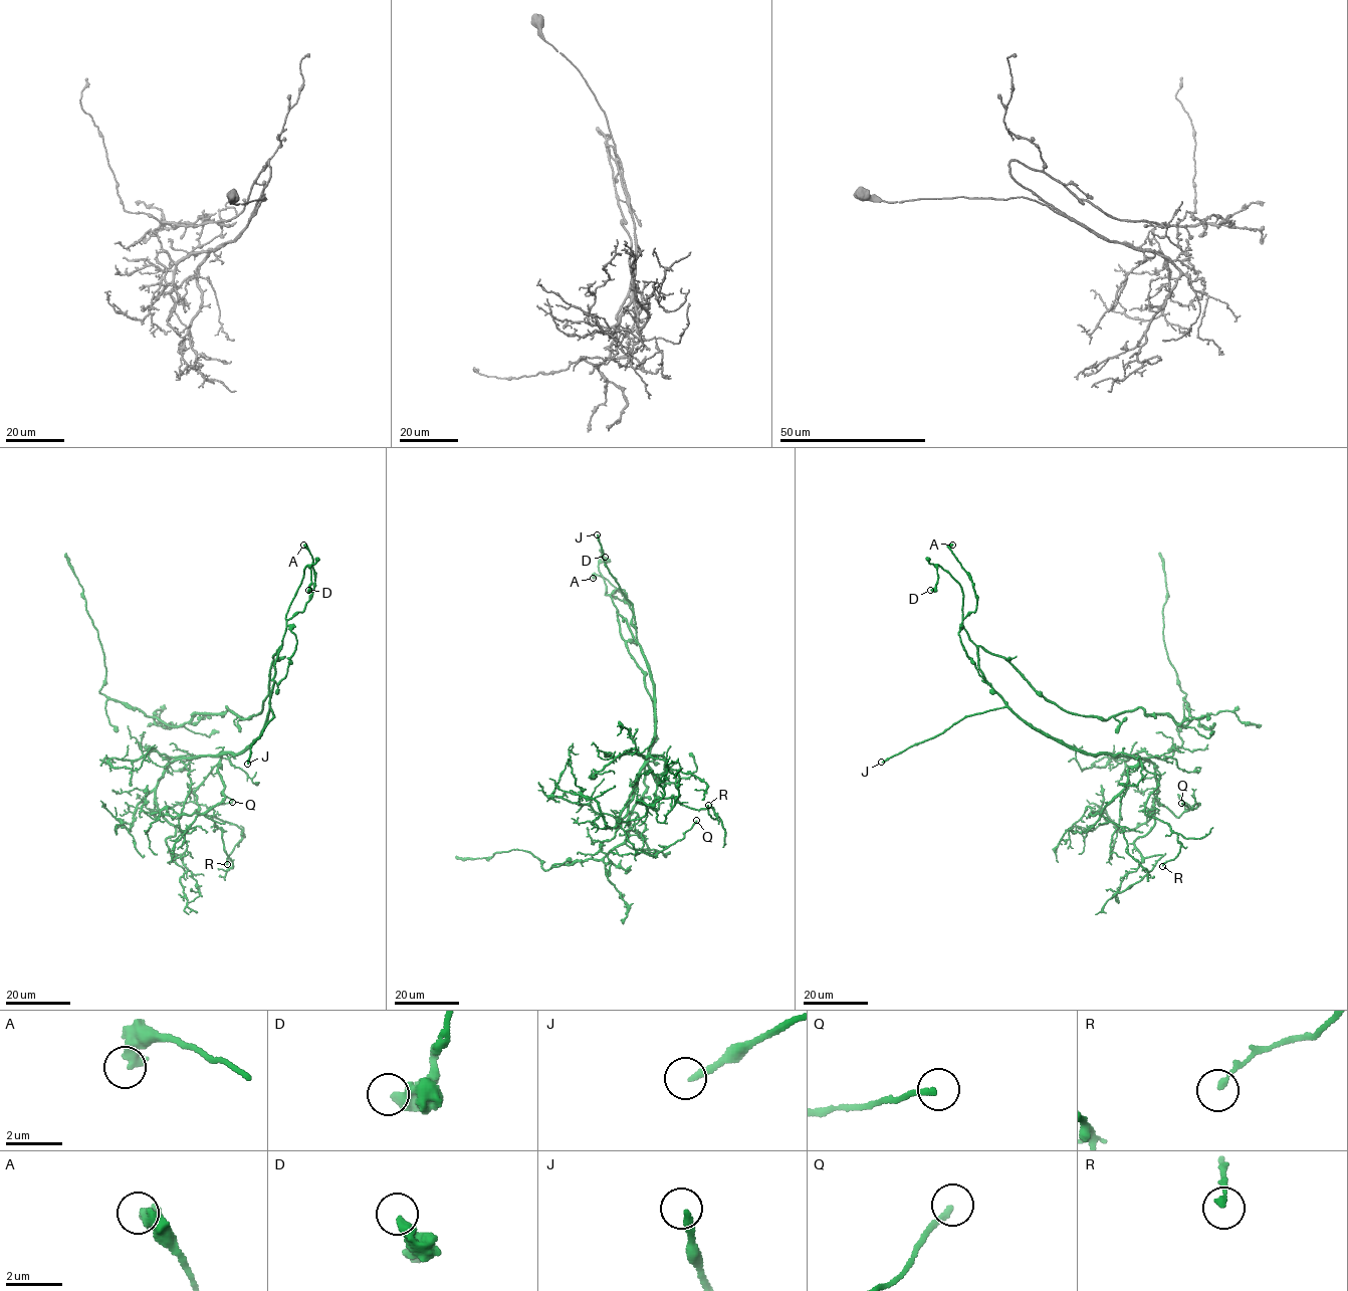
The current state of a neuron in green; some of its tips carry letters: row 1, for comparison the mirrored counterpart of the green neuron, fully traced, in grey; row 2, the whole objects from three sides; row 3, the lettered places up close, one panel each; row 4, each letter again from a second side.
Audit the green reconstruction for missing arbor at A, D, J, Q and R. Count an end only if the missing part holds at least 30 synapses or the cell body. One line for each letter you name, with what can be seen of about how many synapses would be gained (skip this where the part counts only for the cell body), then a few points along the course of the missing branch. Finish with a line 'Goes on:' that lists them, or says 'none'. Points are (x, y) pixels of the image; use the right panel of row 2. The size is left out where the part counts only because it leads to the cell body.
Goes on: J

